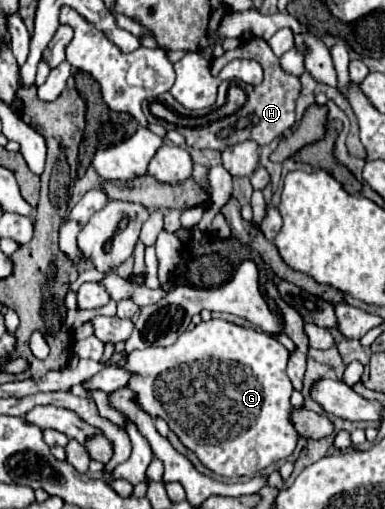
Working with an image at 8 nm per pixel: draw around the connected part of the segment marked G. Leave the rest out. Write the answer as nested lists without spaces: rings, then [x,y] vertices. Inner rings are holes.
[[[211,319],[179,335],[177,343],[169,347],[131,351],[123,365],[123,369],[131,373],[125,387],[133,391],[133,401],[139,409],[153,419],[165,419],[179,441],[193,451],[207,469],[227,479],[255,477],[269,465],[289,457],[297,445],[295,429],[289,423],[293,385],[285,373],[287,357],[289,351],[273,335],[225,319]]]

